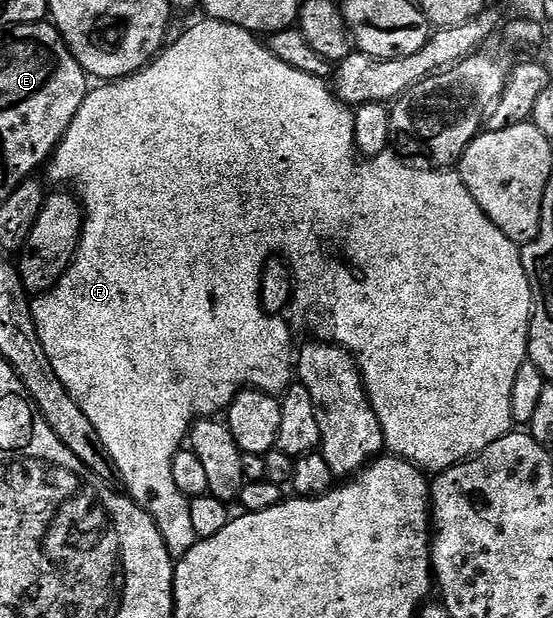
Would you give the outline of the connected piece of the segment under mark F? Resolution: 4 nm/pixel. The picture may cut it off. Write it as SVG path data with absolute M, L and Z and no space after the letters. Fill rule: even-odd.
M202 18L202 23L197 23L194 27L189 27L177 40L170 42L162 50L161 54L149 64L143 71L137 71L129 75L126 79L116 81L105 81L100 85L94 86L86 95L83 105L79 105L79 113L71 121L67 133L61 138L56 151L53 152L48 164L47 172L57 183L66 183L66 188L71 189L72 194L76 195L83 212L83 226L81 228L81 240L77 246L77 252L73 255L73 263L69 266L57 284L51 290L38 294L32 300L31 308L33 311L34 325L37 330L39 341L42 342L43 353L47 353L47 361L51 361L51 369L55 369L55 377L63 381L67 393L83 409L87 421L95 425L95 433L99 433L101 443L107 449L111 461L117 466L117 474L120 482L125 482L124 490L134 503L138 503L153 521L163 541L167 545L169 554L174 557L186 555L193 546L198 543L195 529L191 526L191 509L189 508L189 499L183 493L179 493L179 488L175 486L175 480L171 478L171 461L175 453L182 450L186 442L190 427L198 419L212 418L219 415L219 411L228 410L233 403L234 397L242 389L253 388L257 391L267 392L269 394L284 394L286 388L293 381L293 358L295 355L295 345L291 343L291 331L285 323L282 316L273 316L267 314L259 301L259 281L261 280L261 271L265 267L266 261L270 257L283 256L294 282L293 297L291 300L294 308L298 307L305 315L314 315L317 319L326 319L329 322L328 338L334 344L344 348L357 360L357 368L361 370L361 379L365 382L365 392L369 395L371 405L379 417L379 425L383 429L385 438L385 447L390 456L398 459L406 459L407 462L415 467L421 468L422 472L440 473L453 467L456 463L463 463L467 459L480 455L487 445L499 441L499 437L509 434L514 426L511 417L511 385L515 385L515 373L527 362L529 353L529 319L533 315L533 290L529 284L527 273L521 264L518 244L509 240L504 233L495 226L492 221L479 209L479 205L471 197L471 193L463 185L460 174L453 169L418 169L416 166L407 165L406 160L398 157L392 150L385 151L382 155L376 155L370 159L359 157L357 146L354 143L354 125L353 111L341 103L337 96L333 94L330 84L324 78L317 78L298 71L276 59L271 55L269 48L263 45L262 40L256 34L239 25L224 23L218 19Z

